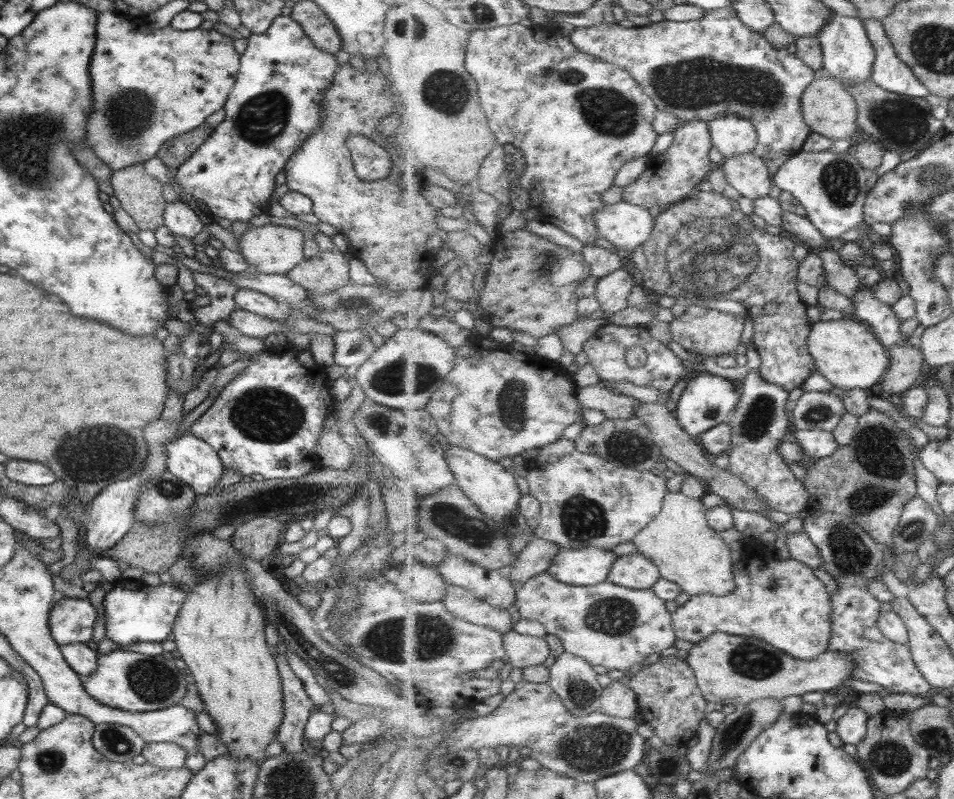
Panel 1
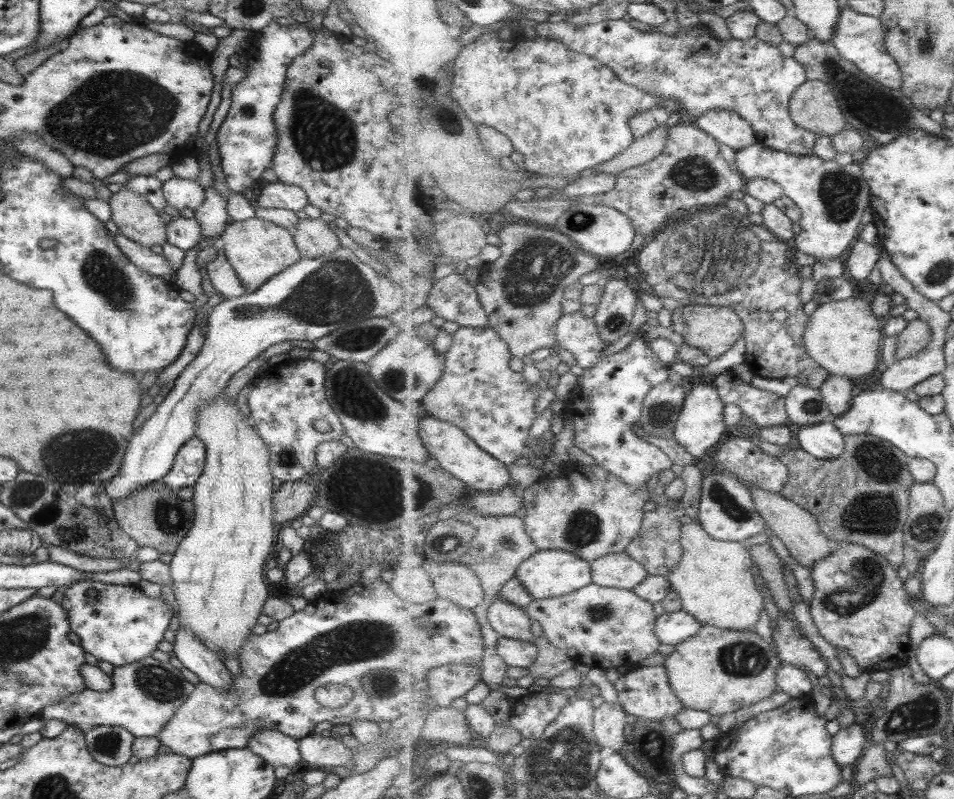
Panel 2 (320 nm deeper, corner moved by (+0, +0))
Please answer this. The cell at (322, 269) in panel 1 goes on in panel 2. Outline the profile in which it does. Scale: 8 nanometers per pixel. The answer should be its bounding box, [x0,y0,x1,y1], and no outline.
[292,215,340,258]

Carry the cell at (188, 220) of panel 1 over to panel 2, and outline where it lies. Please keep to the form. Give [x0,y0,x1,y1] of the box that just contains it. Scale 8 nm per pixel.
[161,177,205,210]

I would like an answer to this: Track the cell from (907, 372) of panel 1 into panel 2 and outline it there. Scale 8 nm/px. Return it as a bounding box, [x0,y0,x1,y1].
[897,317,934,358]

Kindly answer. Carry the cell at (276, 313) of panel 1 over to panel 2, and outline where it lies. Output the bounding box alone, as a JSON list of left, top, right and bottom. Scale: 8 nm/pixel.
[206,243,246,299]

